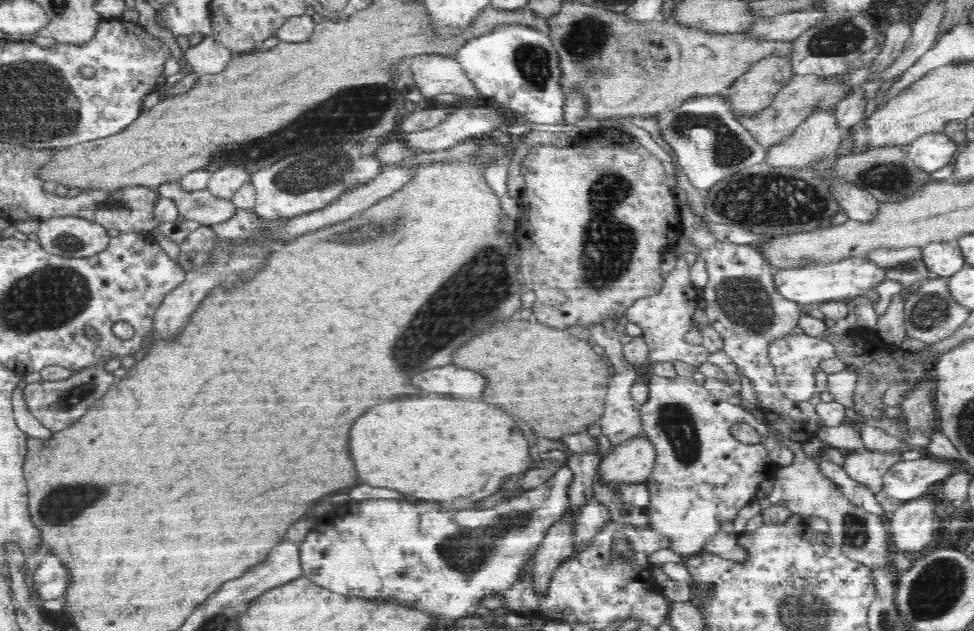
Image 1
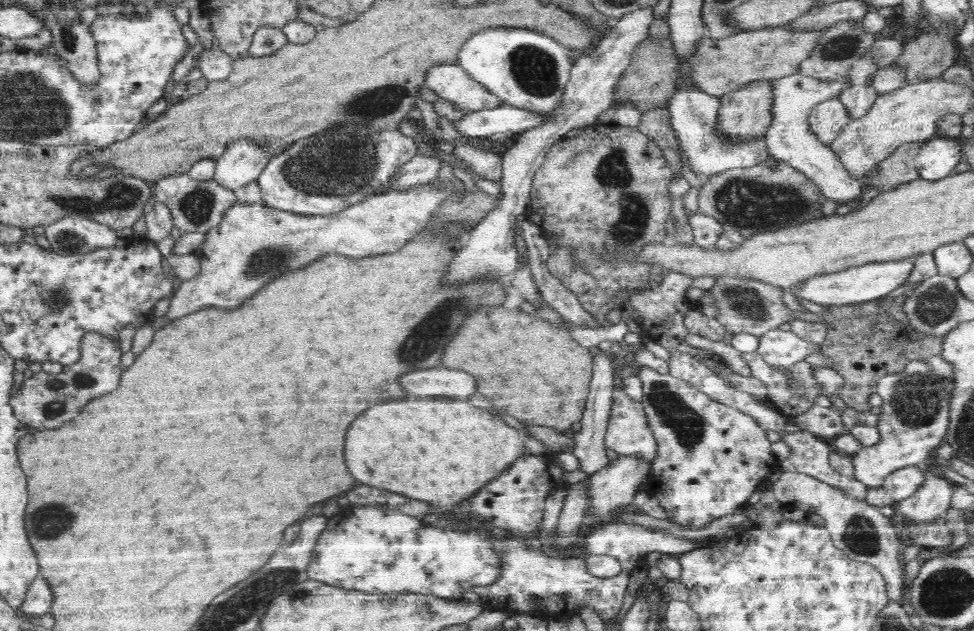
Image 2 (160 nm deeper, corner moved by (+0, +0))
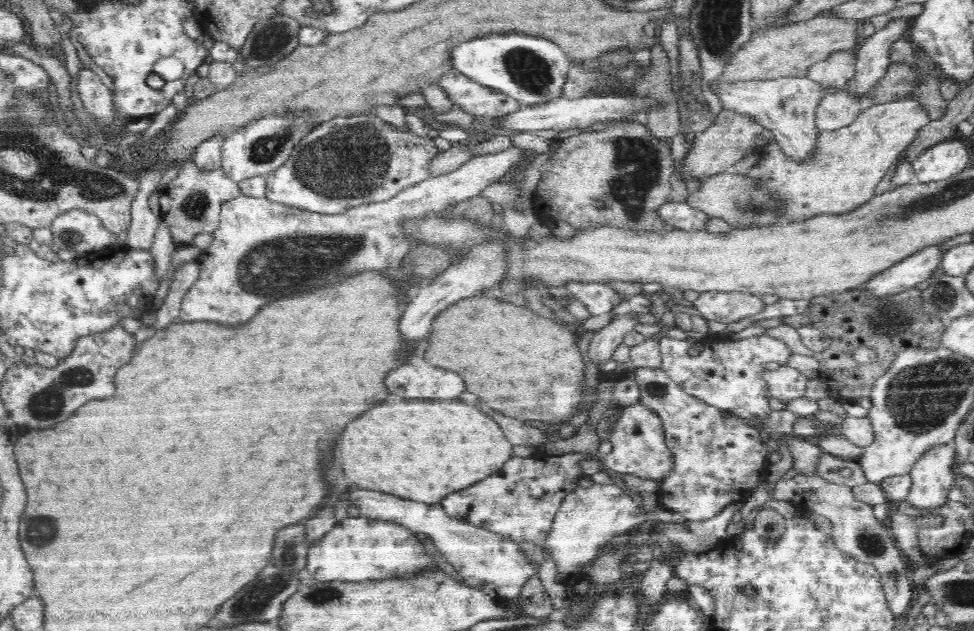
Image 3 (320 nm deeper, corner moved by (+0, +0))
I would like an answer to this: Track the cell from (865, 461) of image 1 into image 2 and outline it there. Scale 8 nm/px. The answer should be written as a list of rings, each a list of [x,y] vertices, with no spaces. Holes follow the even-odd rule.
[[[942,355],[931,356],[924,360],[911,360],[902,372],[887,374],[877,382],[875,390],[882,398],[881,411],[876,427],[880,433],[880,440],[872,446],[862,447],[860,452],[852,456],[854,477],[868,487],[882,487],[886,476],[906,468],[930,461],[930,451],[939,449],[945,442],[944,436],[948,432],[950,420],[950,398],[954,392],[955,368],[952,363],[944,360]]]

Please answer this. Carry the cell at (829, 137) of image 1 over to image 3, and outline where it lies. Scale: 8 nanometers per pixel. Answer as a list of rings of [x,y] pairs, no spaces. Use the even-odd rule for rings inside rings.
[[[836,91],[824,95],[815,111],[815,126],[822,130],[838,130],[854,123],[867,106],[857,94]]]

